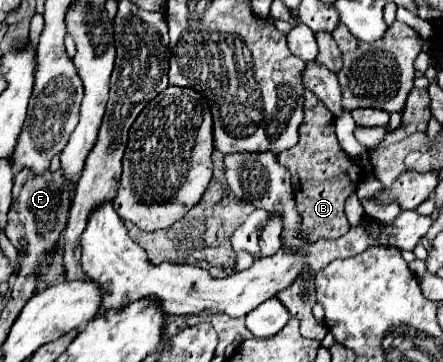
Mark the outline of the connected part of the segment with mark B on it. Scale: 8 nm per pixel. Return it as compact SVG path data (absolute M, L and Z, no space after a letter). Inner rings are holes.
M305 91L303 109L305 117L299 127L299 143L277 155L277 163L281 163L291 173L293 193L302 218L301 237L308 241L337 239L347 233L345 203L353 193L357 193L363 169L341 147L335 135L335 119L325 103L321 103L311 91Z

